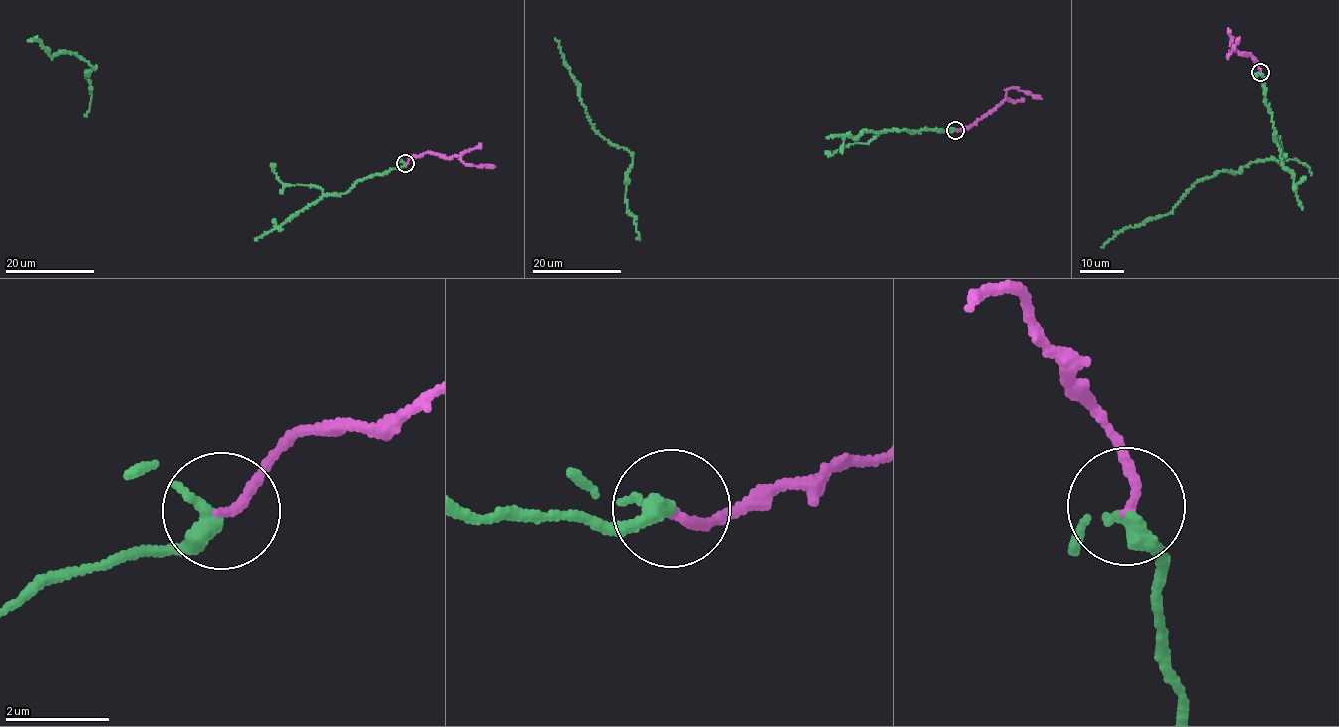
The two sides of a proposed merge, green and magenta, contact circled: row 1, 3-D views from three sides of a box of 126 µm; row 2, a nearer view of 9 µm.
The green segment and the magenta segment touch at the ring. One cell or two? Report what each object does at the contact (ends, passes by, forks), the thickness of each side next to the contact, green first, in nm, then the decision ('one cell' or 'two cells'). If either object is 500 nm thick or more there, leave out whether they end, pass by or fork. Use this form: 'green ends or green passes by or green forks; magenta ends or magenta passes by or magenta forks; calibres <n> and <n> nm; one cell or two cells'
green passes by; magenta ends; calibres 240 and 190 nm; one cell

